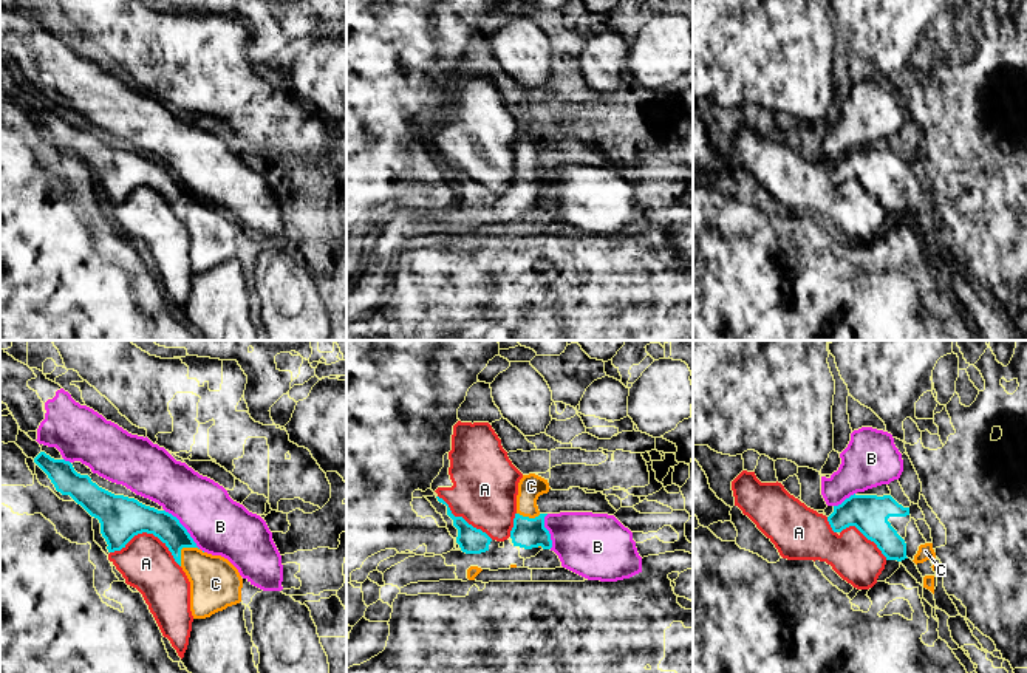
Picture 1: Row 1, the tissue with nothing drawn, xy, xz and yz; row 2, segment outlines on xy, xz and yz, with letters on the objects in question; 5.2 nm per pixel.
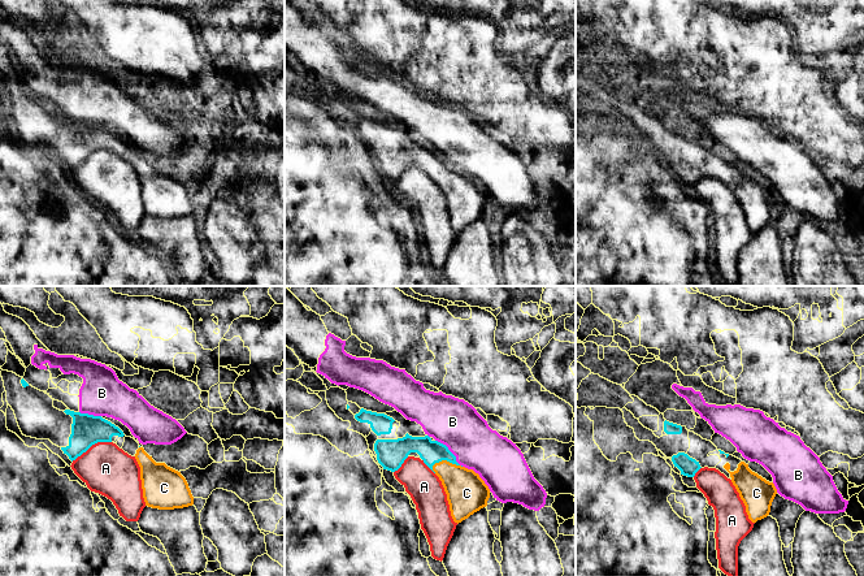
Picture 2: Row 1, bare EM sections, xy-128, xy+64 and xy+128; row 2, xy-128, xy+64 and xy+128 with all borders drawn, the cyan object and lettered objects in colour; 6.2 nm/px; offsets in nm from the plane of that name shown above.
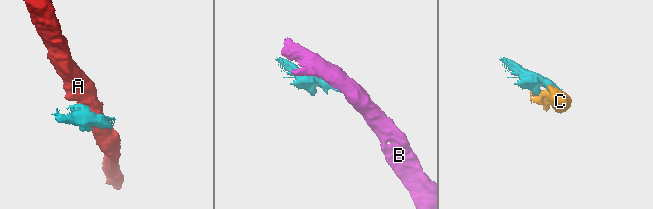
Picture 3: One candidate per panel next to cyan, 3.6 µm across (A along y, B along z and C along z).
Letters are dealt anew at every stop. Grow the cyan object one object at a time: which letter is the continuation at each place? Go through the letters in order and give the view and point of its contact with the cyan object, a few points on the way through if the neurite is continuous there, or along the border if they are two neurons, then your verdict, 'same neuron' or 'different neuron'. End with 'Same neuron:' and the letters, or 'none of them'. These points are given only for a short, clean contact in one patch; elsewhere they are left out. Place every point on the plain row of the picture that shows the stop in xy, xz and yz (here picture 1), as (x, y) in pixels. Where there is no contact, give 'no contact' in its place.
A: contact xy (149, 186); different neuron
B: contact xy (184, 181); different neuron
C: contact xy (181, 201); way xy (144, 172), (155, 175), (181, 201), (215, 235); same neuron
Same neuron: C

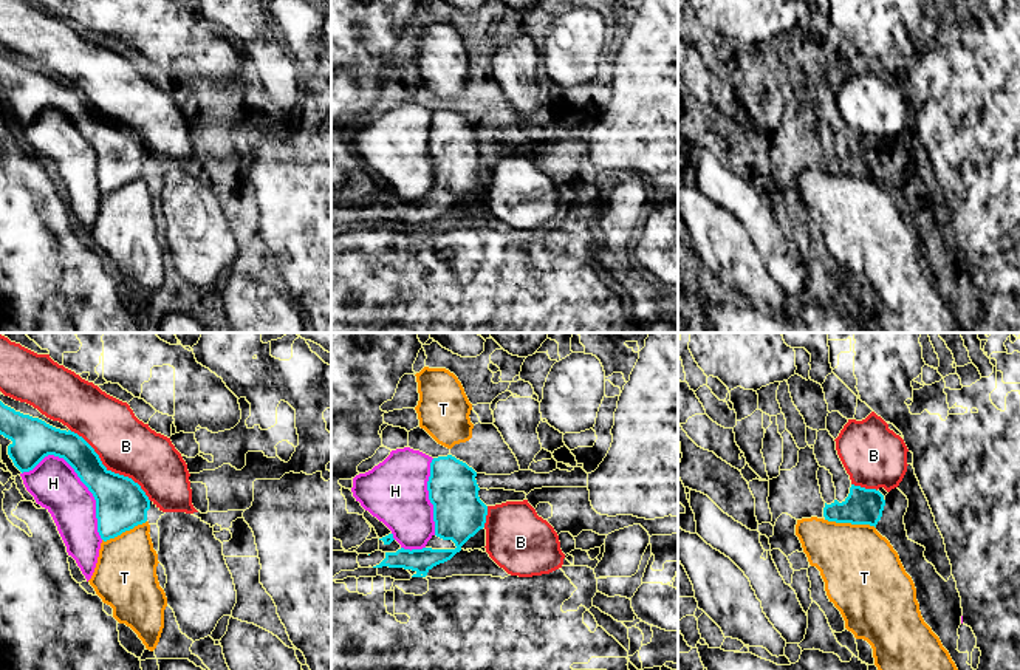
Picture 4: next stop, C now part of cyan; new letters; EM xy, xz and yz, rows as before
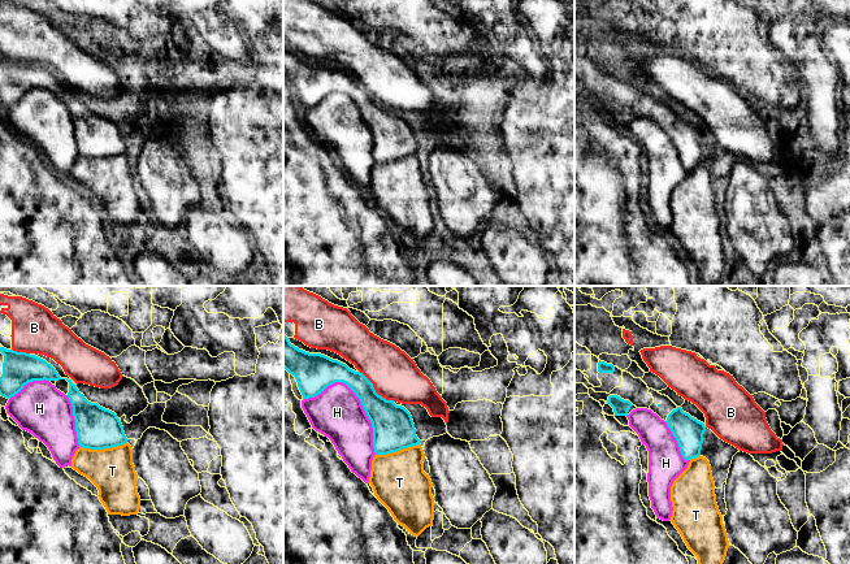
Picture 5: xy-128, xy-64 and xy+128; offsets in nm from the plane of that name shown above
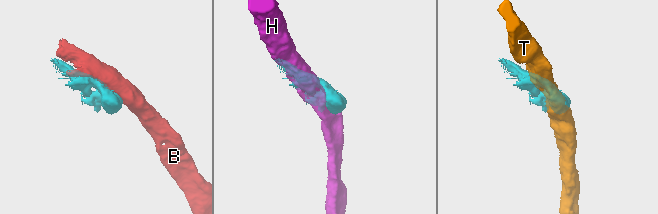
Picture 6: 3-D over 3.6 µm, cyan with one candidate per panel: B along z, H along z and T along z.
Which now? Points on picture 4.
B: contact xy (110, 124); different neuron
H: contact xy (79, 130); different neuron
T: contact yz (850, 175); different neuron
Same neuron: none of them

